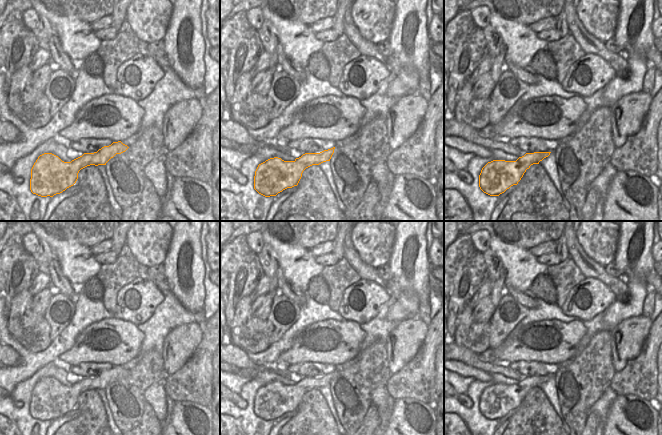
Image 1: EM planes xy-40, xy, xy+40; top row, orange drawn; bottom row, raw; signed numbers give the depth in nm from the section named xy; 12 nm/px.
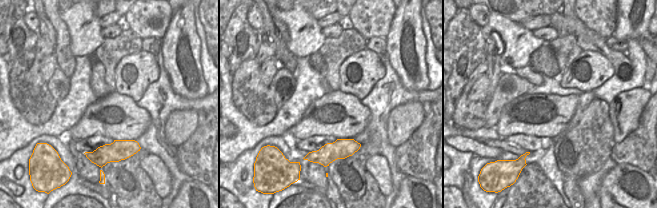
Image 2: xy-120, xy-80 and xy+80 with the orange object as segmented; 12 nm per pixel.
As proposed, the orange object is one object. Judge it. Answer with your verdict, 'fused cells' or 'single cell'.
single cell

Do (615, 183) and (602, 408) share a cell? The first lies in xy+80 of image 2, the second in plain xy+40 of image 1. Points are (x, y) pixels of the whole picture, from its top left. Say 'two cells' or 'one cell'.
two cells

